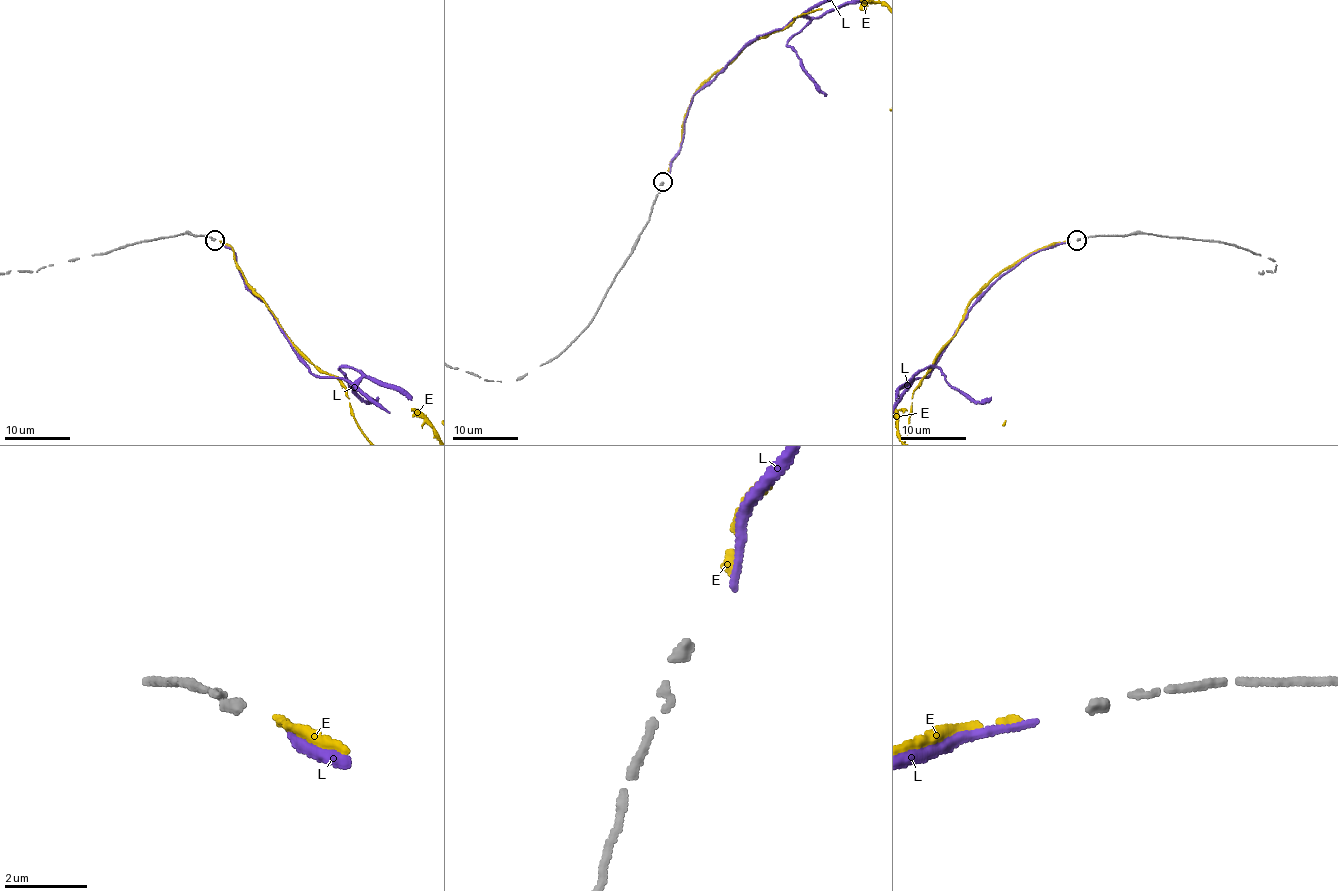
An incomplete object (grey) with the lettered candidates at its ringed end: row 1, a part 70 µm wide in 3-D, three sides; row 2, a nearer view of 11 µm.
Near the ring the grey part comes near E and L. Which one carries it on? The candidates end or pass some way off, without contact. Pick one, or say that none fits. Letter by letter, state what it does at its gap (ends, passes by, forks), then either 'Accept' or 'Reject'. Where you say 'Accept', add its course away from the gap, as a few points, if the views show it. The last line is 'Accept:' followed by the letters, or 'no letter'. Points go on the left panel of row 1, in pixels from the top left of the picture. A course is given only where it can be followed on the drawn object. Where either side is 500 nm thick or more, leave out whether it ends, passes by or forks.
E: It ends there. Accept
L: It ends there. Reject
Accept: E

